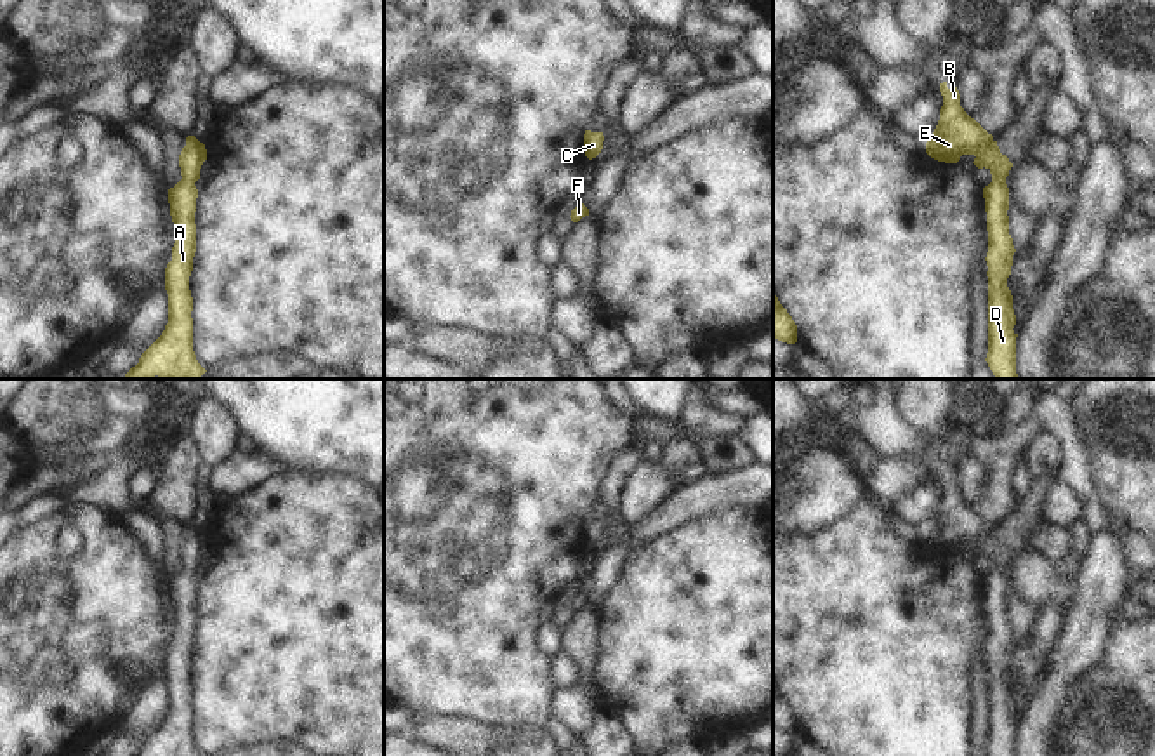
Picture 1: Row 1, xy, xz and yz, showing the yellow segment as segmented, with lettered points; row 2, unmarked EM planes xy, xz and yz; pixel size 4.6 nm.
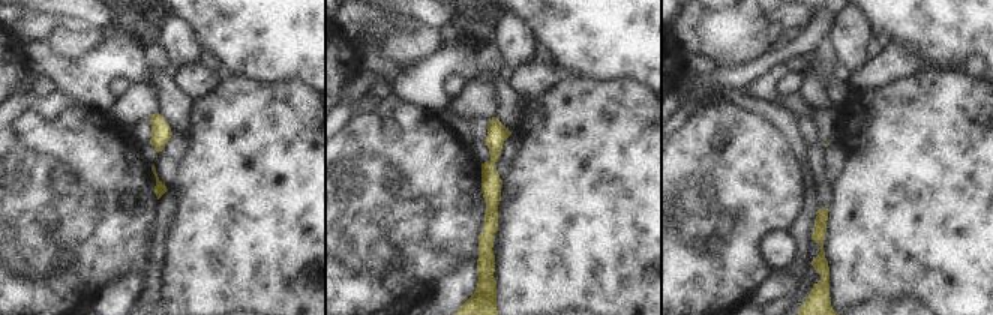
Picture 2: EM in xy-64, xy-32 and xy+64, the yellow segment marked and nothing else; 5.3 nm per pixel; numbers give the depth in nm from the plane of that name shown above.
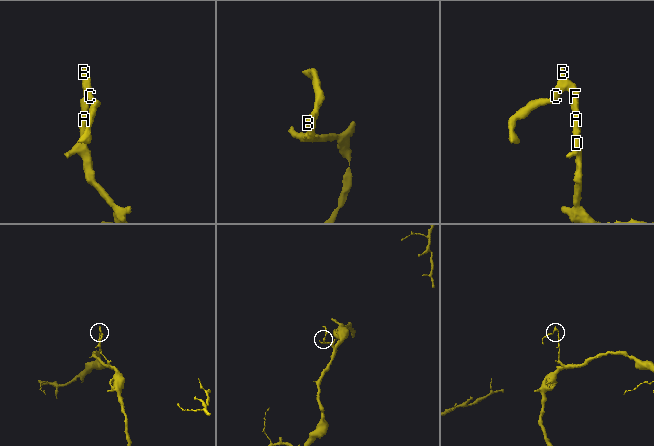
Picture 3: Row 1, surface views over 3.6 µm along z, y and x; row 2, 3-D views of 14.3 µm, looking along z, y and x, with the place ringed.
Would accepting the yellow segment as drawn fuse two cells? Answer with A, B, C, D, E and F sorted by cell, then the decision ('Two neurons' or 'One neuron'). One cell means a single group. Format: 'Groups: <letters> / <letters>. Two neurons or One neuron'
Groups: A B C D E F. One neuron.

